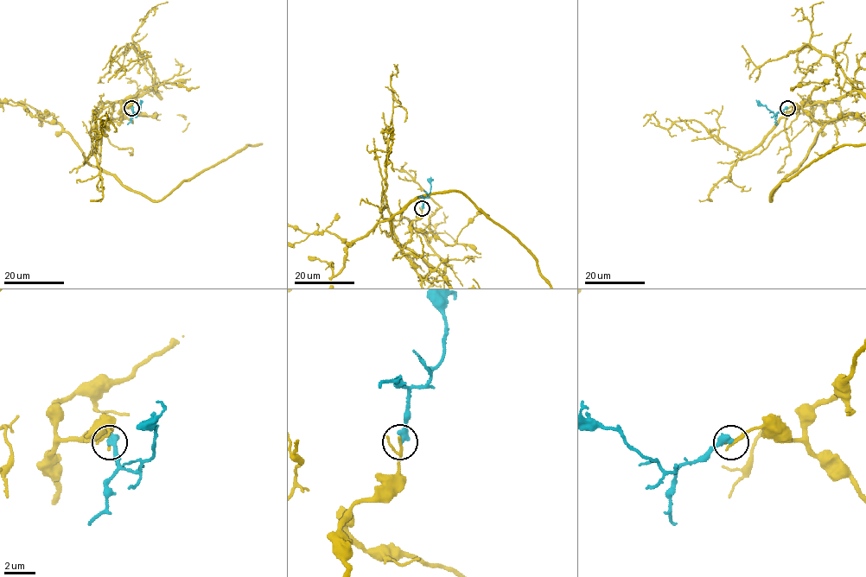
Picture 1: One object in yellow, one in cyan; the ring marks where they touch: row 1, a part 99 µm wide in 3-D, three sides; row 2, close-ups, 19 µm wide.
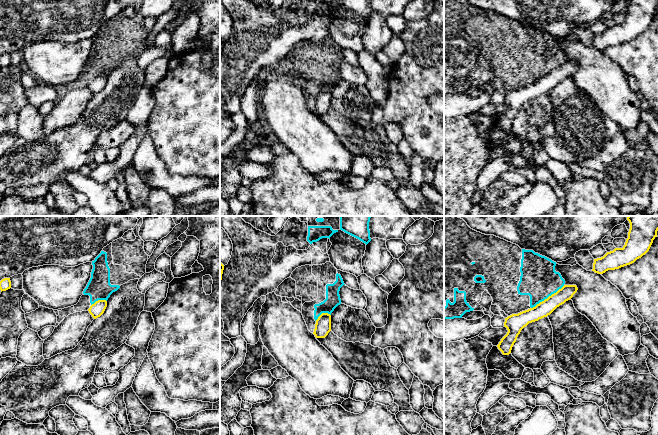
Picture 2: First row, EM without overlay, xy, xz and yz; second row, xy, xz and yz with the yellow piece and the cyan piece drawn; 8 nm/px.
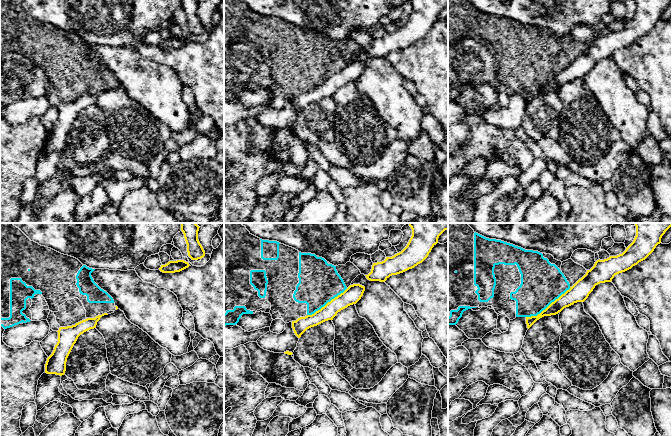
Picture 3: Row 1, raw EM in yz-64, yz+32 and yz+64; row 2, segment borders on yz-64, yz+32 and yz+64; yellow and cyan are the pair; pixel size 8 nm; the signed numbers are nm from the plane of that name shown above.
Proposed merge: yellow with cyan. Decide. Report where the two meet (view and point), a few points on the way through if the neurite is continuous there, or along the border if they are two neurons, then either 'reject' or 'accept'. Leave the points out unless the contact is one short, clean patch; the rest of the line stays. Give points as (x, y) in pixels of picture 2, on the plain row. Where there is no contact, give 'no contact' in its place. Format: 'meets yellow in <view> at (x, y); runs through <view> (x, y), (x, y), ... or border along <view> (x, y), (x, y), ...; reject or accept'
meets yellow in yz at (548, 73); border along yz (564, 61), (531, 84); reject

